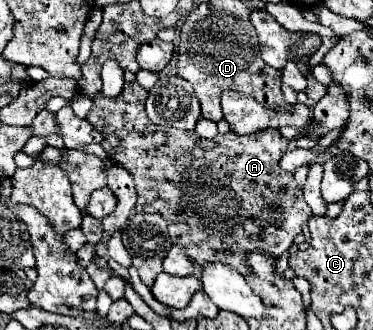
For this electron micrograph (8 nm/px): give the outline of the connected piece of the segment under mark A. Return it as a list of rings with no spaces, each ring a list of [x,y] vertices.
[[[125,82],[125,88],[117,98],[103,98],[97,94],[87,116],[93,128],[103,132],[103,146],[109,158],[117,164],[123,164],[131,172],[137,190],[135,210],[161,214],[169,224],[171,242],[185,246],[189,258],[201,266],[221,260],[241,276],[249,276],[249,252],[263,250],[273,258],[279,258],[283,252],[287,252],[293,246],[293,238],[307,224],[313,212],[307,206],[303,190],[295,182],[293,174],[279,166],[279,160],[287,152],[287,140],[279,134],[279,130],[267,128],[265,132],[257,132],[253,136],[239,136],[229,130],[205,140],[193,130],[163,130],[161,126],[153,124],[147,118],[145,100],[147,92],[139,82]]]

